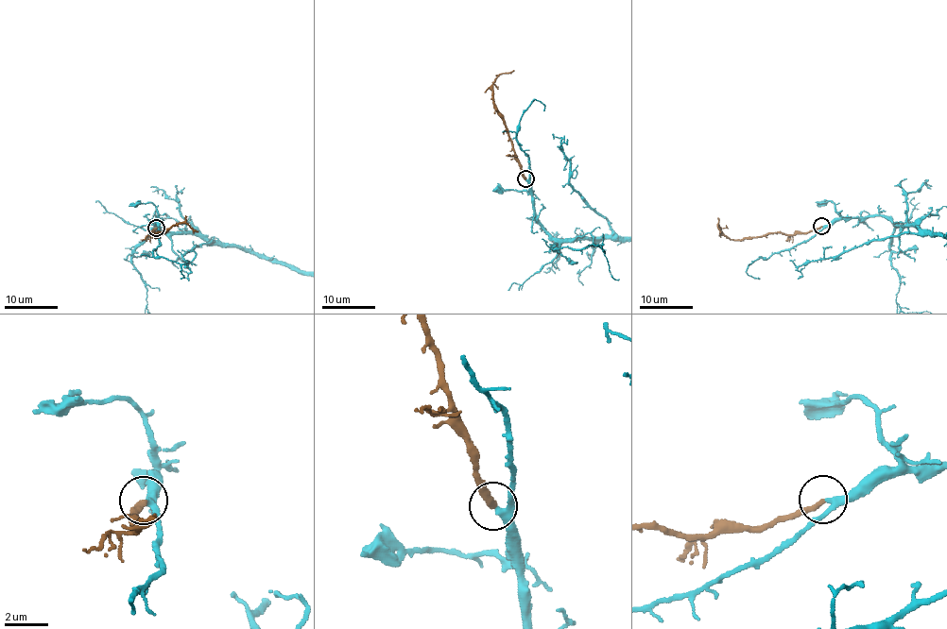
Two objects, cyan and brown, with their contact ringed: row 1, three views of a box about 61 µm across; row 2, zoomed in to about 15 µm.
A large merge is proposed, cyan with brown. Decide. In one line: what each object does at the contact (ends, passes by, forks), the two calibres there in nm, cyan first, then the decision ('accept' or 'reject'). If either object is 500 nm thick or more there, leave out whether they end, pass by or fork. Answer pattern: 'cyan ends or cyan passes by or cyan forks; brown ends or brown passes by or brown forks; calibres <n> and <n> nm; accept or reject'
cyan passes by; brown ends; calibres 260 and 280 nm; accept

